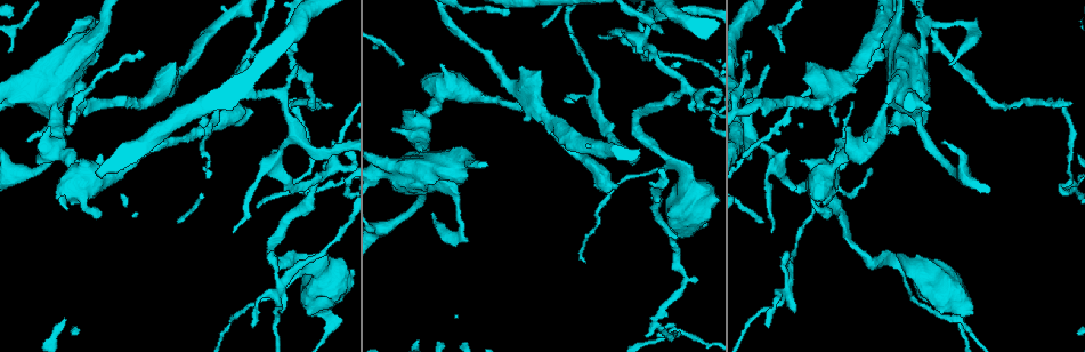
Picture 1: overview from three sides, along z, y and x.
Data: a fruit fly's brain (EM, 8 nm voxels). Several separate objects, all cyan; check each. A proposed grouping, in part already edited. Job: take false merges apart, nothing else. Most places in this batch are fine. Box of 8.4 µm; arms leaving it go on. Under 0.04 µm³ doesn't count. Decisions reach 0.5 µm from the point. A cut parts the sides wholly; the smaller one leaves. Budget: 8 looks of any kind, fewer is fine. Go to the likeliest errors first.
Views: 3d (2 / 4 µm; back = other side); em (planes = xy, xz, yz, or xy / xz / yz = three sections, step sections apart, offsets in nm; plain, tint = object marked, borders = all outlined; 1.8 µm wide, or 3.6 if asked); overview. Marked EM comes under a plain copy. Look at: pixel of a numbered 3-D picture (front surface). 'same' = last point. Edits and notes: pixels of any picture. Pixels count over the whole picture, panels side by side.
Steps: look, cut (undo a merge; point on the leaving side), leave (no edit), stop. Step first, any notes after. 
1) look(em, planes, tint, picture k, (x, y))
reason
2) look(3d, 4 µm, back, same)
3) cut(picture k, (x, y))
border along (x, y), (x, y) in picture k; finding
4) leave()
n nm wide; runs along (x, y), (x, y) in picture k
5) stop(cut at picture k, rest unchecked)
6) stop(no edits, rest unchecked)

look(em, planes, tint, picture 1, (317, 177))
sudden change in width

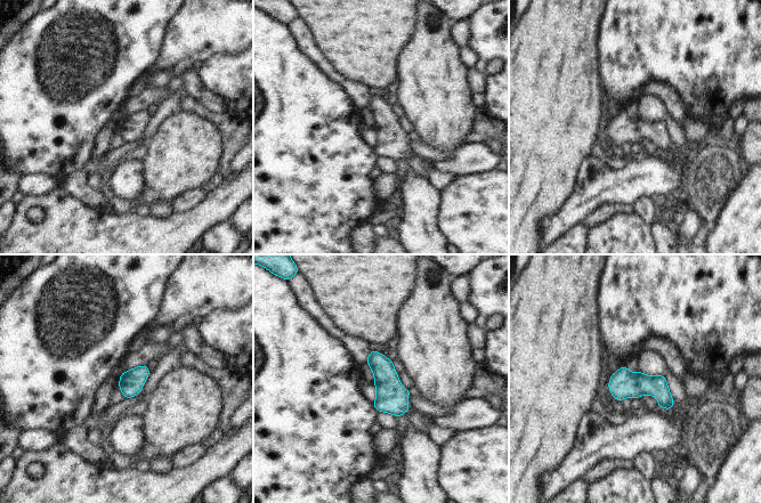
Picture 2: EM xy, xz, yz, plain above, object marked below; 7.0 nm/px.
leave()
continuous, no second cell

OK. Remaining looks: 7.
look(em, 3.6 µm, yz, step 16, tint, picture 1, (312, 265))
three arms meet

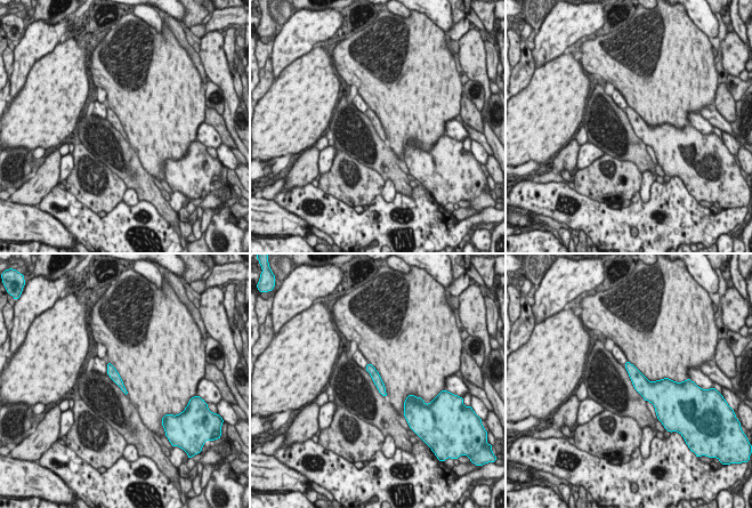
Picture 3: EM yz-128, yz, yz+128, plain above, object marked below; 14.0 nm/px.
look(em, 3.6 µm, planes, tint, same)

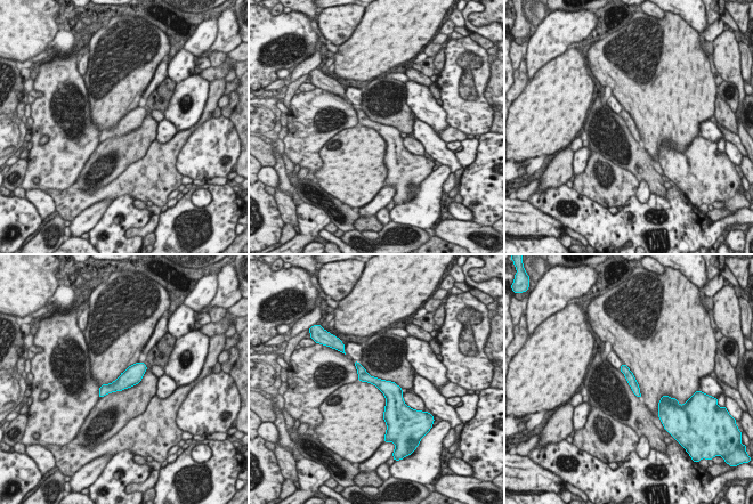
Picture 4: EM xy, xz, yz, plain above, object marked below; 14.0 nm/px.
leave()
all the same cell

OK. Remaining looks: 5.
look(em, planes, tint, picture 1, (1070, 184))
abrupt turn

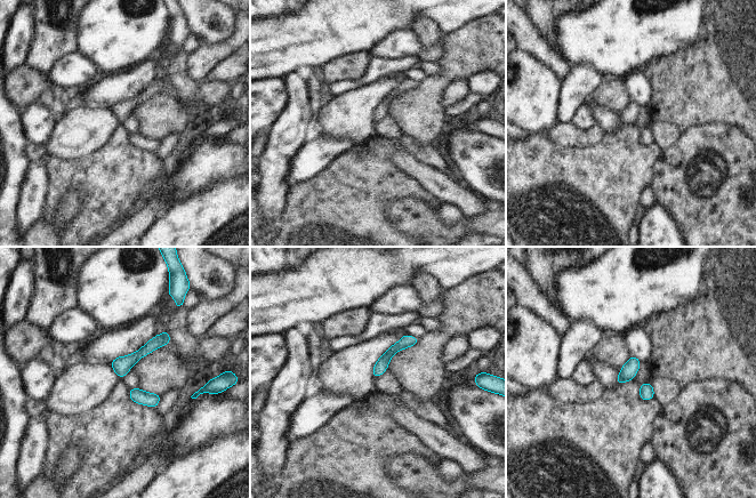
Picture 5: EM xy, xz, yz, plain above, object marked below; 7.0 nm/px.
leave()
runs along (166, 335), (118, 370) in picture 5; continuous, no second cell

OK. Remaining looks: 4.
look(3d, 4 µm, picture 1, (50, 96))
narrows sharply

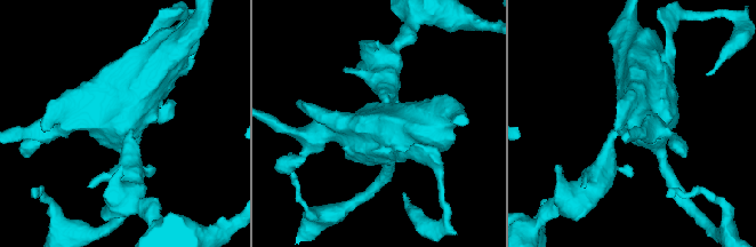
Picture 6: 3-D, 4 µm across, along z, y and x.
look(em, yz, step 4, tint, picture 6, (125, 125))
shape alone is not enough

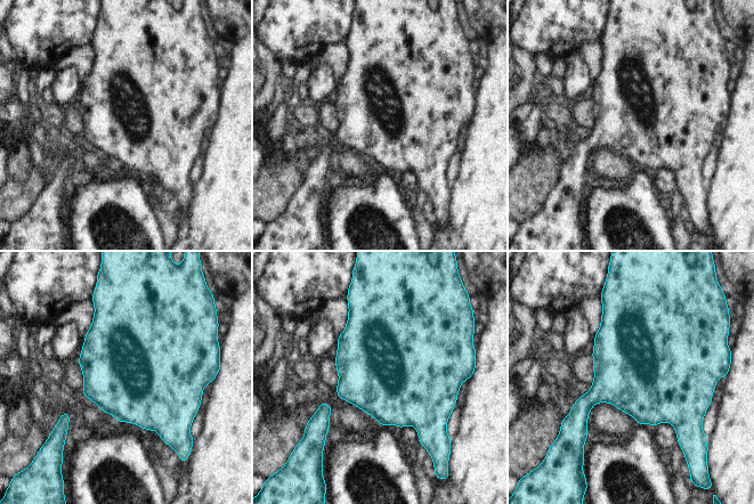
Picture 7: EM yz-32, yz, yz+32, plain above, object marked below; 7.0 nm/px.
look(em, planes, borders, same)
cut it another way

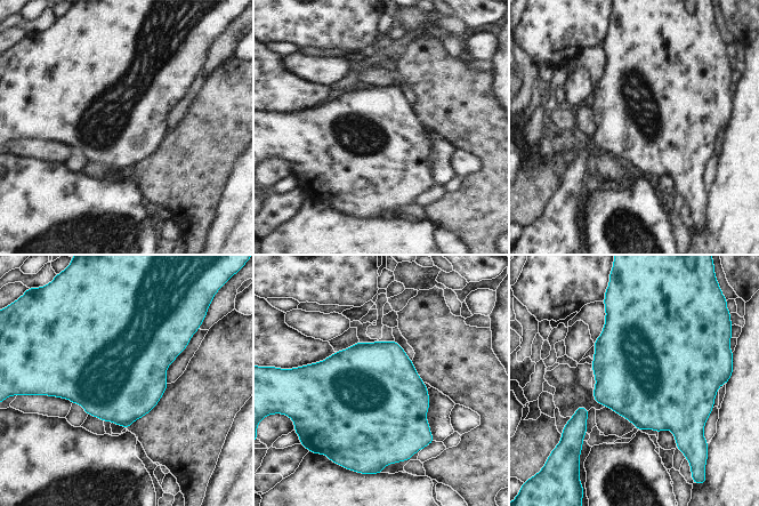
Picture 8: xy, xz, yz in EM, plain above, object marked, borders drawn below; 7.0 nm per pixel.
leave()
750 nm wide; continuous, no second cell

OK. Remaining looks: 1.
stop(no edits, rest unchecked)

